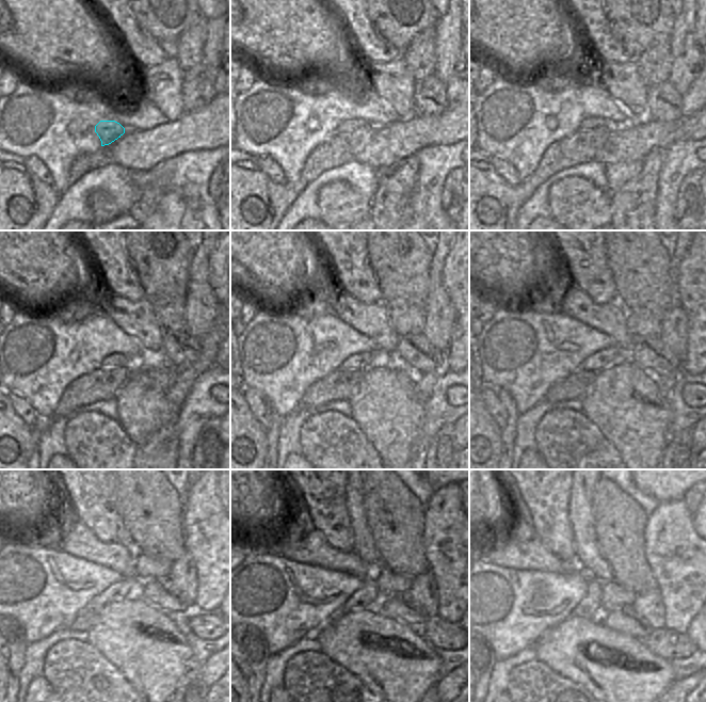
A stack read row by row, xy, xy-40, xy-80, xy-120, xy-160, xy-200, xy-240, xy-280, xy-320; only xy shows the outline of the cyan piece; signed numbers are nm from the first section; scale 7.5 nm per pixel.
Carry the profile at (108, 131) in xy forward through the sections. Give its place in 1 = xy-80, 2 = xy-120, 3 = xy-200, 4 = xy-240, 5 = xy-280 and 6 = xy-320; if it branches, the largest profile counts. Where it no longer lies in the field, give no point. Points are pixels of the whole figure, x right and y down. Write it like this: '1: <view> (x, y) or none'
1: xy-80 (593, 122)
2: xy-120 (116, 360)
3: xy-200 (600, 360)
4: xy-240 (130, 594)
5: xy-280 (368, 596)
6: xy-320 (590, 606)

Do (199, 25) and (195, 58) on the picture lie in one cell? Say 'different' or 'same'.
same

